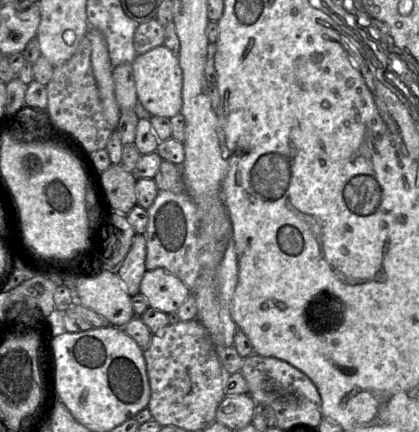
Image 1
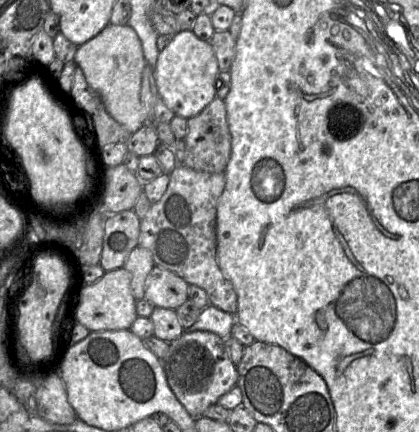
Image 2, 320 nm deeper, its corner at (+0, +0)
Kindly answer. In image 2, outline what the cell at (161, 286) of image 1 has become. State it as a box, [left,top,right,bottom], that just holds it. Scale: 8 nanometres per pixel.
[145,266,188,310]

